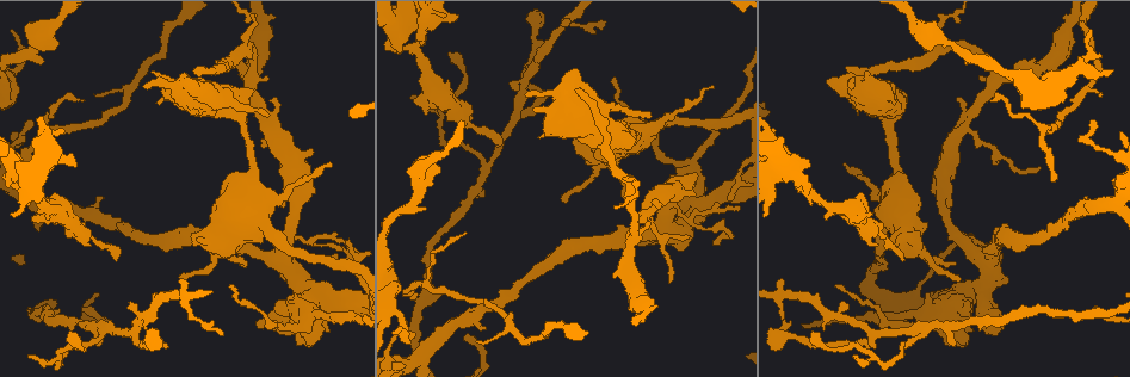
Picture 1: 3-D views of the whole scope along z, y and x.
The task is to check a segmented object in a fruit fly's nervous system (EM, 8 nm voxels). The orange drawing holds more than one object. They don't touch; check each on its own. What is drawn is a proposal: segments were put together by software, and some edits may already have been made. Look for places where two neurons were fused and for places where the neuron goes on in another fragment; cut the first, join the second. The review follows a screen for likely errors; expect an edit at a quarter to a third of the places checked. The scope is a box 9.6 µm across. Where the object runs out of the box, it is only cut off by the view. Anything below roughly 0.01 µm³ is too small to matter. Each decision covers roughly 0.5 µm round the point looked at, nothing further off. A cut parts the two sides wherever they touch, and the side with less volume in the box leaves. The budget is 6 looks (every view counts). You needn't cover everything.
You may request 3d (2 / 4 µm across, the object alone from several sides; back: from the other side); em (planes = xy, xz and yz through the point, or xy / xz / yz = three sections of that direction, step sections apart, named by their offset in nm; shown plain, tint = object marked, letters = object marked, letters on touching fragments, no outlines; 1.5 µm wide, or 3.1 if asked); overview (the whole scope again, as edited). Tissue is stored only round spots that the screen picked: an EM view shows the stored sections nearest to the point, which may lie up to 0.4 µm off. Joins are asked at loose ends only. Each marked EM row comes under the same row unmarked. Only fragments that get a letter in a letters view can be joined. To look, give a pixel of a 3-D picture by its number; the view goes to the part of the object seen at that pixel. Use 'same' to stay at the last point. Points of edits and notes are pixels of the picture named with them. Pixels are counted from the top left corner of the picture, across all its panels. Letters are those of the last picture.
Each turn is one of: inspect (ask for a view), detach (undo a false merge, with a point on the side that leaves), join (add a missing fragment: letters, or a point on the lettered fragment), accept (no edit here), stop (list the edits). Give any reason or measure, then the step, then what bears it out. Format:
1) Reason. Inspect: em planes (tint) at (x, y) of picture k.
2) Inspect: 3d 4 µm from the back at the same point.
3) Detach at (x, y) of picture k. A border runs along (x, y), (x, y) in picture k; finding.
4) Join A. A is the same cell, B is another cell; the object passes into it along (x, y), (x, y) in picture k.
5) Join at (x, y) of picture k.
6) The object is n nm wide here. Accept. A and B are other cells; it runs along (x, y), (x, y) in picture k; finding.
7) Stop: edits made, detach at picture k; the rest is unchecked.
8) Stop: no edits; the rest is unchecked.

An open end. Inspect: 3d 2 µm at (973, 331) of picture 1.

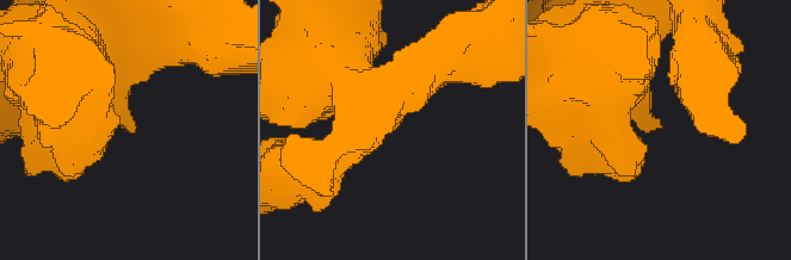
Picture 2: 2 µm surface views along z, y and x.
Need the tissue. Inspect: em planes (letters) at (658, 128) of picture 2.

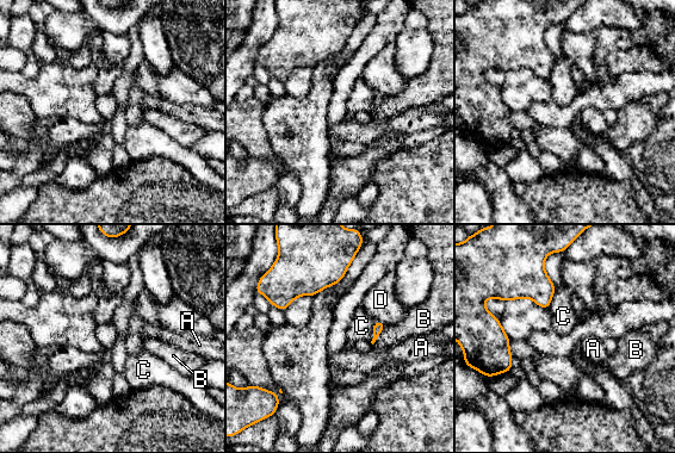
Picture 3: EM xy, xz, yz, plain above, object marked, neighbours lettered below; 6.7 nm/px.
Accept. A, B, C and D are other cells; none of them fits.

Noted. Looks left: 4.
Branch stops here. Inspect: em planes (letters) at (958, 280) of picture 1.

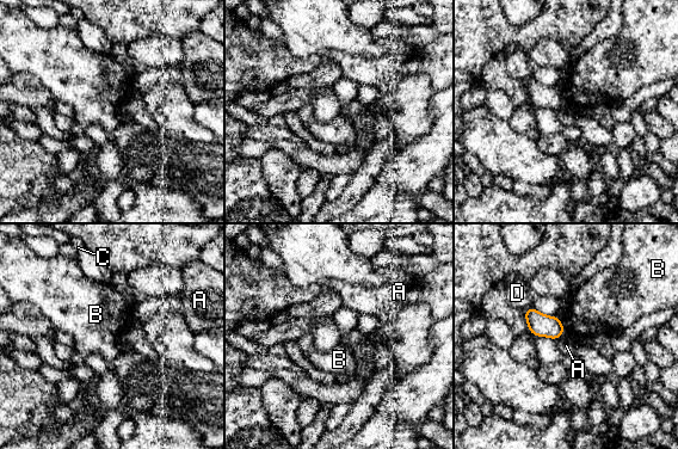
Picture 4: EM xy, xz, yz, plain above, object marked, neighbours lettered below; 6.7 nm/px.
Accept. A, B, C and D are other cells; a border runs along (565, 332), (556, 340) in picture 4; none of them fits.

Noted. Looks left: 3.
Two arms in line, one across. Inspect: em planes (tint) at (926, 329) of picture 1.

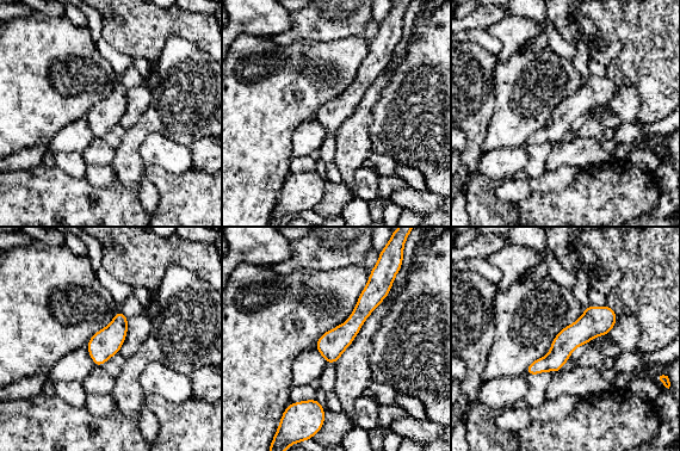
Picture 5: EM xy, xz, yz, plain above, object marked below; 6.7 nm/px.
Inspect: em planes (letters) at the same point.

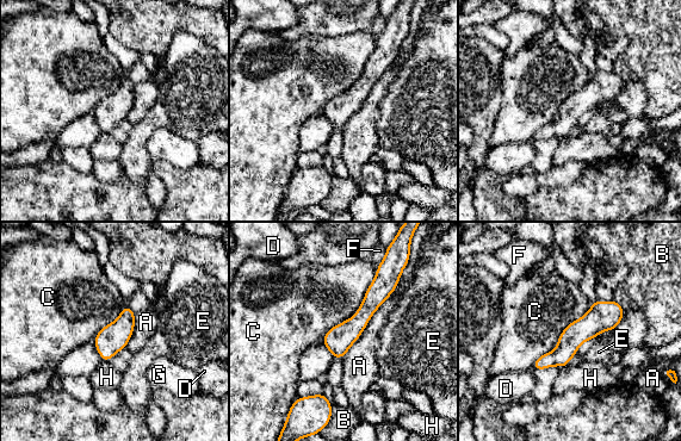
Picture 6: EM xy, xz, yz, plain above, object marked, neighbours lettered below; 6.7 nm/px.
The object is 170 nm wide here. Accept. A, B, C, D, E, F, G and H are other cells; a border runs along (390, 296), (371, 316), (342, 358) in picture 6; one neuron here.

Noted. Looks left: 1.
Stop: no edits; the rest is unchecked.

